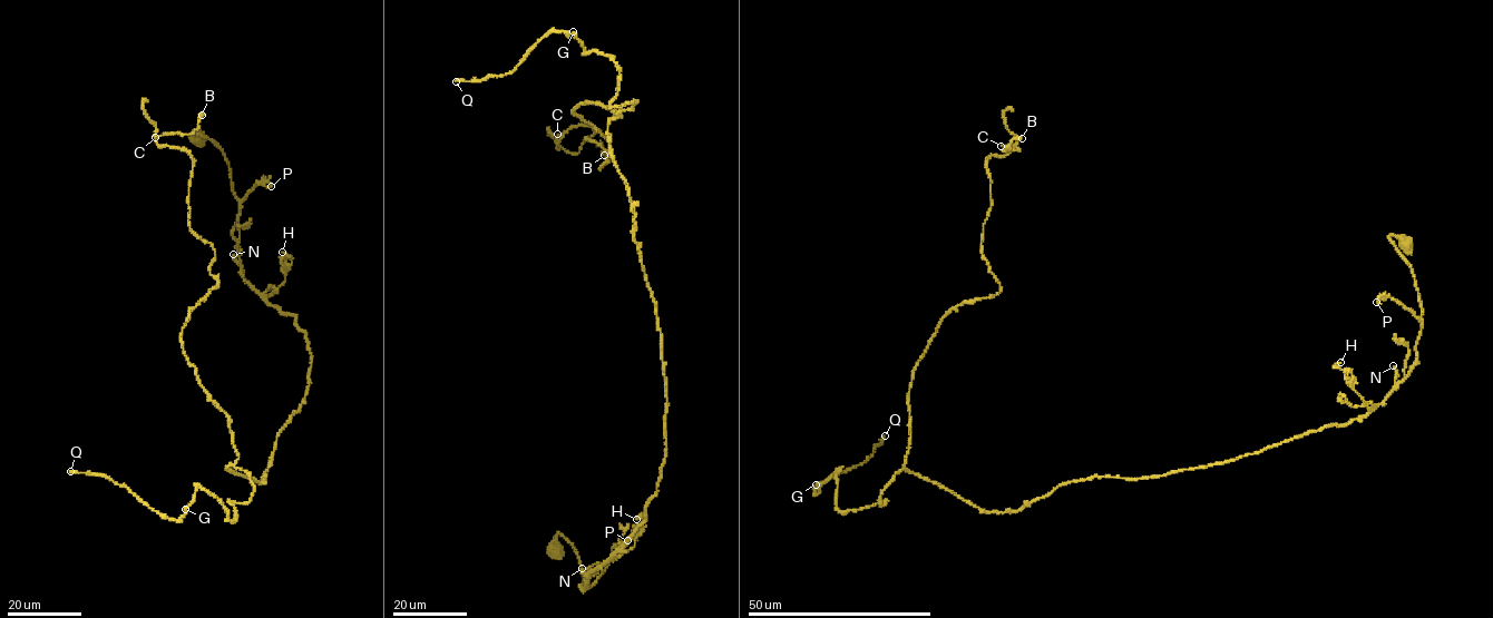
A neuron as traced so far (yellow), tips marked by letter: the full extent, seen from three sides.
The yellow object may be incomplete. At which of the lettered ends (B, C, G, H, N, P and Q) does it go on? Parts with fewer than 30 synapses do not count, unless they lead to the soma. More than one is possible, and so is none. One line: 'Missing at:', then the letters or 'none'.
Missing at: N, Q

